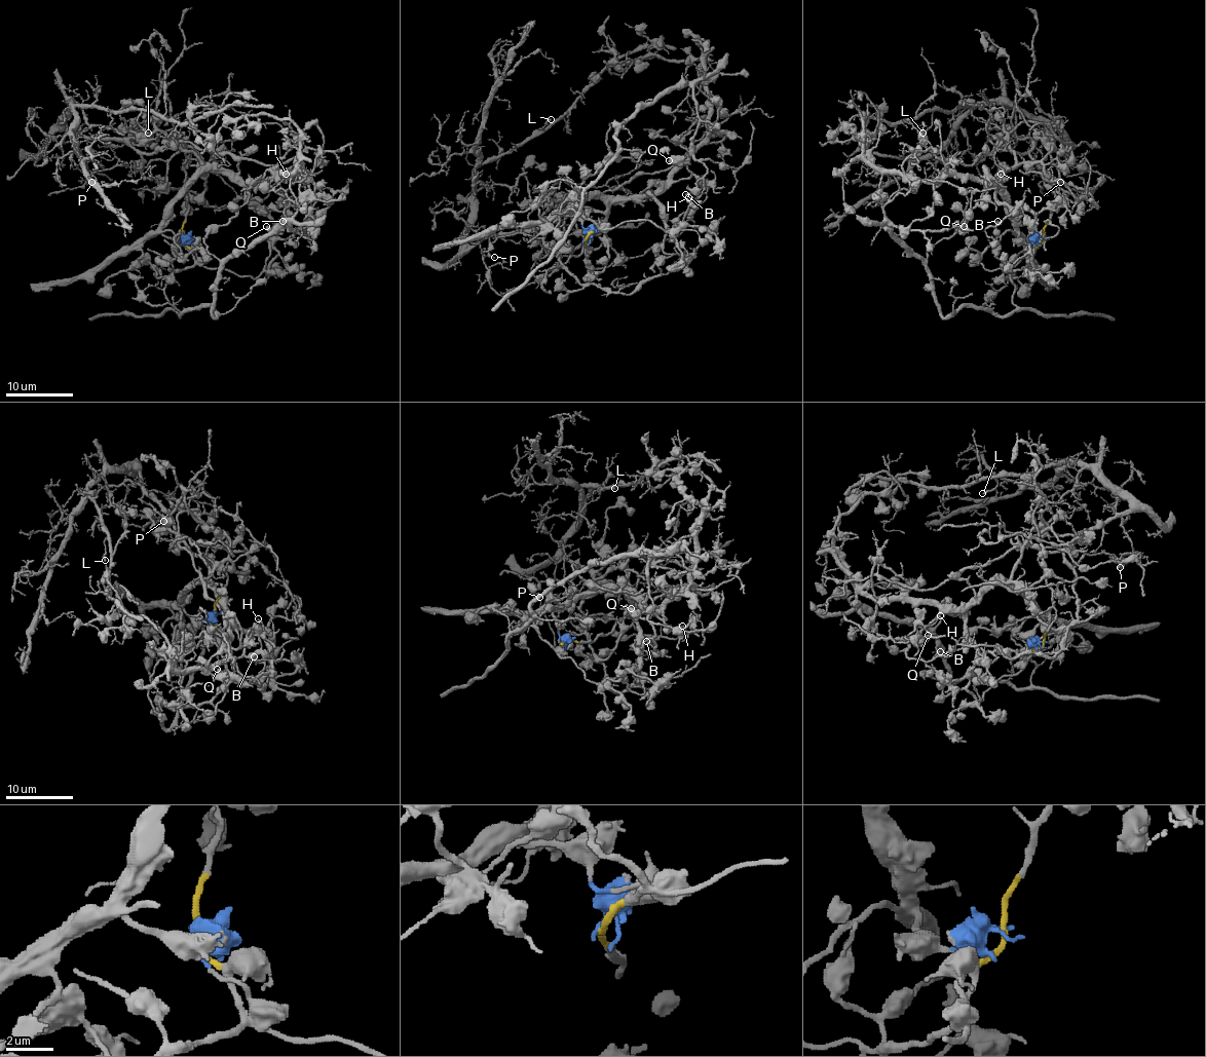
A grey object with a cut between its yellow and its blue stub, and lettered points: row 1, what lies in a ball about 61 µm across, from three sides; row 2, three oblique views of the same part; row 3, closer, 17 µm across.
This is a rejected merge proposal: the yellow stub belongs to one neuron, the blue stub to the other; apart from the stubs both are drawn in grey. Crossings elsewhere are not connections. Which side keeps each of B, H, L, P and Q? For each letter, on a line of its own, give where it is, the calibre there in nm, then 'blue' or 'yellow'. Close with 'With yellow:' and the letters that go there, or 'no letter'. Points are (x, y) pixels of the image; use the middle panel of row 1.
B: (685, 194) | 110 nm | yellow
H: (688, 197) | 170 nm | blue
L: (551, 119) | 200 nm | blue
P: (494, 257) | 130 nm | blue
Q: (669, 160) | 600 nm | blue
With yellow: B

